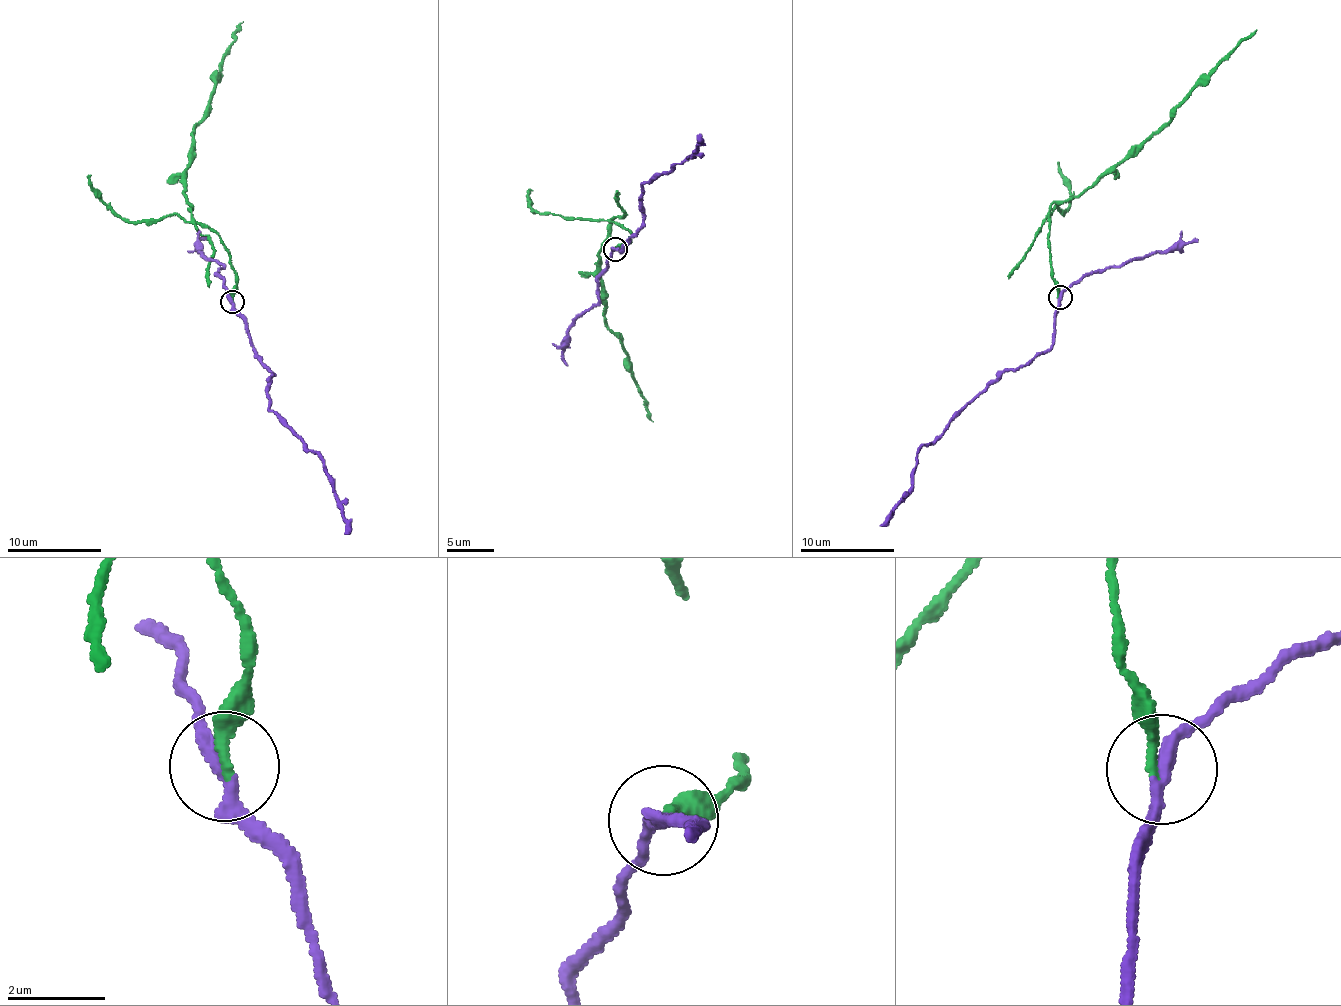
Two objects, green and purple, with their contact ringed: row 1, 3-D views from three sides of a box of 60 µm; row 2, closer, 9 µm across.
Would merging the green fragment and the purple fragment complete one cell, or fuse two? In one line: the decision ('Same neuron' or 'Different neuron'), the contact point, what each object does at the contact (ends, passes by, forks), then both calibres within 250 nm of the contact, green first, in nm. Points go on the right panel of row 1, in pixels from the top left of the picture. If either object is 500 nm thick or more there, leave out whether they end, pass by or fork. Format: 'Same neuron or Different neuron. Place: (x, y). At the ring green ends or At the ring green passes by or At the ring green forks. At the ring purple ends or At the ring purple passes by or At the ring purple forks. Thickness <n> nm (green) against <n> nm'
Different neuron. Place: (1060, 297). At the ring green ends. At the ring purple passes by. Thickness 240 nm (green) against 280 nm

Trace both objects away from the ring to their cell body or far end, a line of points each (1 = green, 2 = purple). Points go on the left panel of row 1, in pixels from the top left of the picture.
1: (232, 302), (229, 249), (193, 218), (184, 192), (196, 125), (243, 21)
2: (232, 302), (272, 375), (265, 390), (270, 410), (277, 411), (306, 450), (315, 450), (322, 460), (348, 533)

